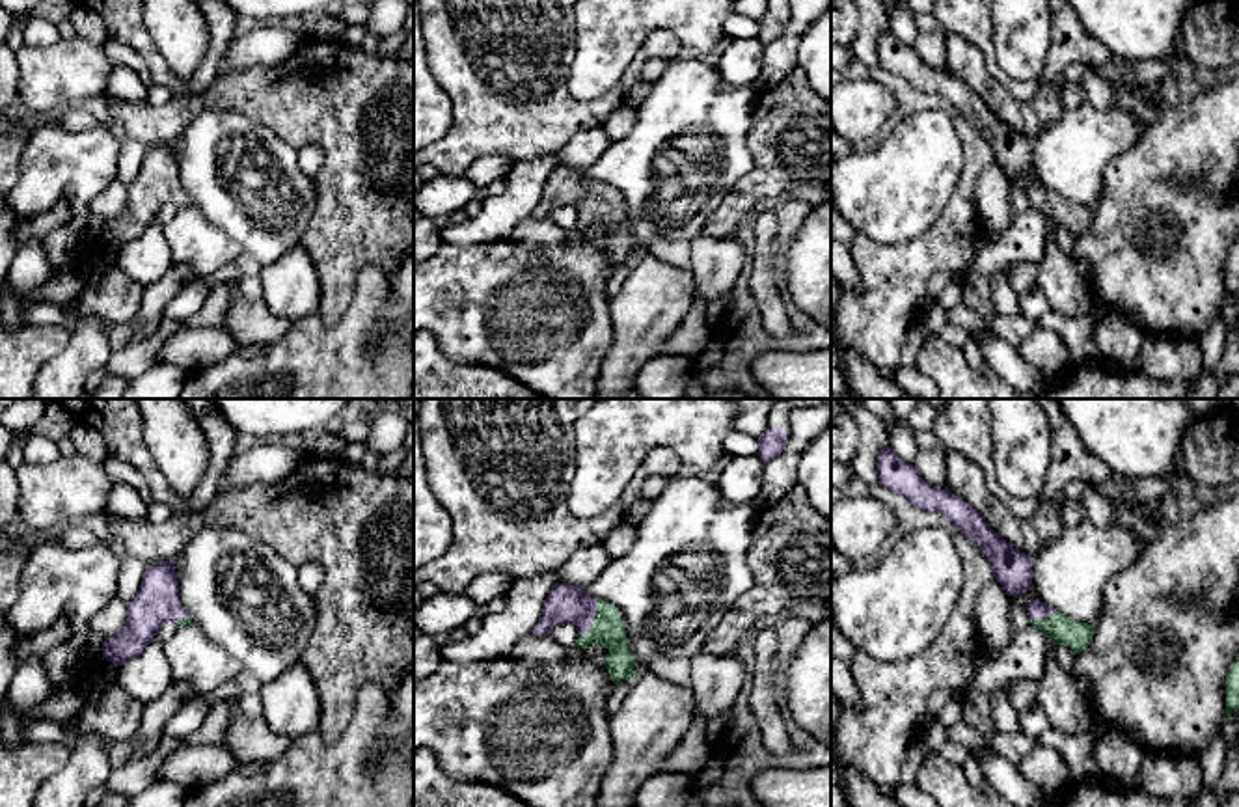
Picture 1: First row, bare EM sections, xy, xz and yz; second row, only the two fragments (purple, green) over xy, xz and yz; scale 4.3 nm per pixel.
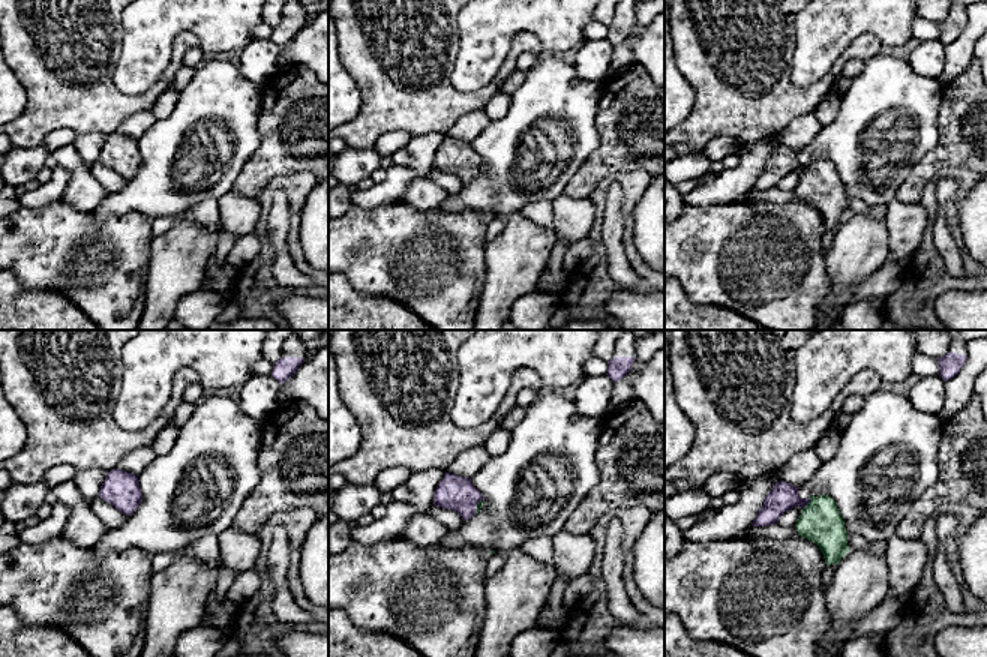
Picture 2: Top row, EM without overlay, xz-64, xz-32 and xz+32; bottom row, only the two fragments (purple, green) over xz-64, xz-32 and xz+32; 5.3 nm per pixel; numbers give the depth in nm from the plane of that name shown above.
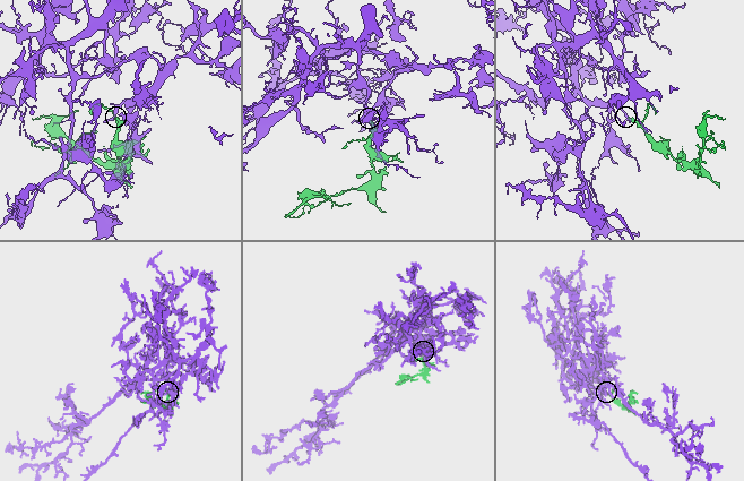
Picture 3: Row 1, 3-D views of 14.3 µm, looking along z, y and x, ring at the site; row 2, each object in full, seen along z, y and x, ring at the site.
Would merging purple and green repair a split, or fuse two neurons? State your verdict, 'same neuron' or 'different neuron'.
same neuron

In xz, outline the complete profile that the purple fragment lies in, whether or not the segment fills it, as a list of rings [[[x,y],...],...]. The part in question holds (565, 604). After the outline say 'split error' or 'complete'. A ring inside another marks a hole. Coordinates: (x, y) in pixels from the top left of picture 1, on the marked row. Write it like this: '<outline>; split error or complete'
[[[557,581],[546,596],[542,615],[531,632],[548,636],[553,626],[570,622],[579,632],[576,649],[589,649],[598,641],[609,650],[606,669],[615,684],[637,677],[620,611],[589,596],[585,589]]]; split error

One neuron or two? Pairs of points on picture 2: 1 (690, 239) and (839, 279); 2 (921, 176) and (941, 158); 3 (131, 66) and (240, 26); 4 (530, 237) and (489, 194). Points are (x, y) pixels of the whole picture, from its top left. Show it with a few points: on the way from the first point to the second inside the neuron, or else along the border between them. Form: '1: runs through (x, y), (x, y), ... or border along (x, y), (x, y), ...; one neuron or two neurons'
1: border along (824, 254), (828, 293), (816, 309); two neurons
2: runs through (926, 171), (936, 161); one neuron
3: runs through (158, 39), (177, 20), (213, 20); one neuron
4: border along (518, 210), (507, 218); two neurons

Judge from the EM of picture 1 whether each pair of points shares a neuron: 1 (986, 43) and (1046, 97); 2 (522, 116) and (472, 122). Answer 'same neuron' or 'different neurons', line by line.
1: different neurons
2: same neuron

